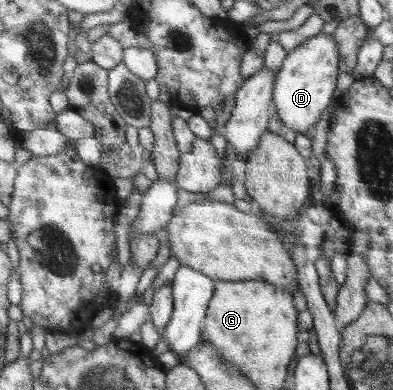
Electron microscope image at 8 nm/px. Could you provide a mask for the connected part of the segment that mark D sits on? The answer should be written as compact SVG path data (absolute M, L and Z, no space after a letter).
M318 33L306 43L290 51L275 74L271 101L277 117L286 128L291 128L297 135L305 135L322 119L332 93L336 89L338 73L338 47L330 34Z

